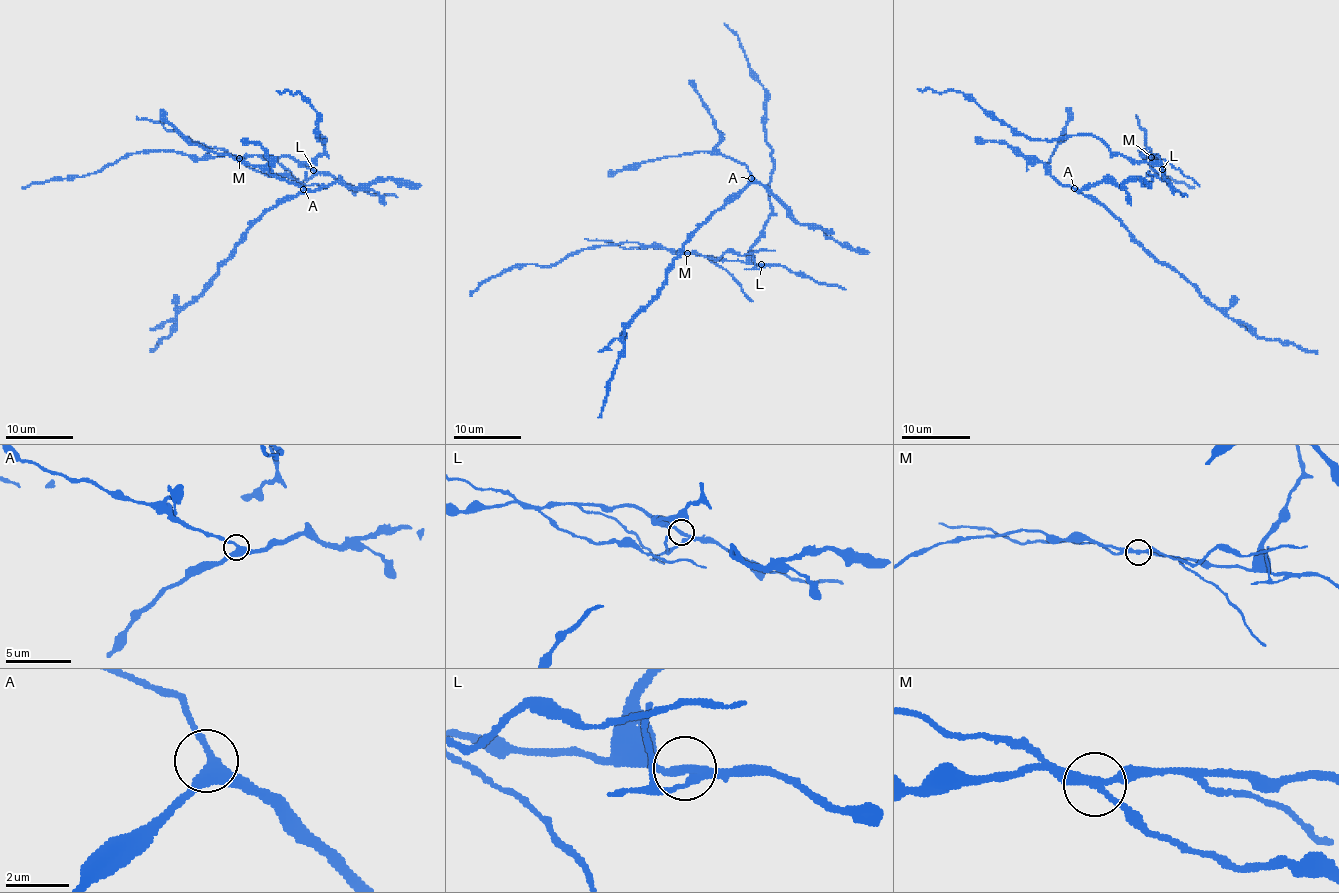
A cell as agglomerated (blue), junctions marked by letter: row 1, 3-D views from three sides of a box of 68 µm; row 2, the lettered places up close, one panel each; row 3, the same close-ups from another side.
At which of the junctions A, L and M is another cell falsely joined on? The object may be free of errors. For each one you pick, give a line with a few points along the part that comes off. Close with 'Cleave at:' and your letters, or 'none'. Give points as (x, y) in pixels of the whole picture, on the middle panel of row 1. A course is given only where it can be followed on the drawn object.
M: foreign part runs (687, 254), (697, 252), (714, 259), (726, 252), (743, 255), (755, 250), (775, 250)
Cleave at: M

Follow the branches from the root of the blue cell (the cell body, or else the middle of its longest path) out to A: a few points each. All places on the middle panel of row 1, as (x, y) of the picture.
A: (787, 212), (751, 178)

